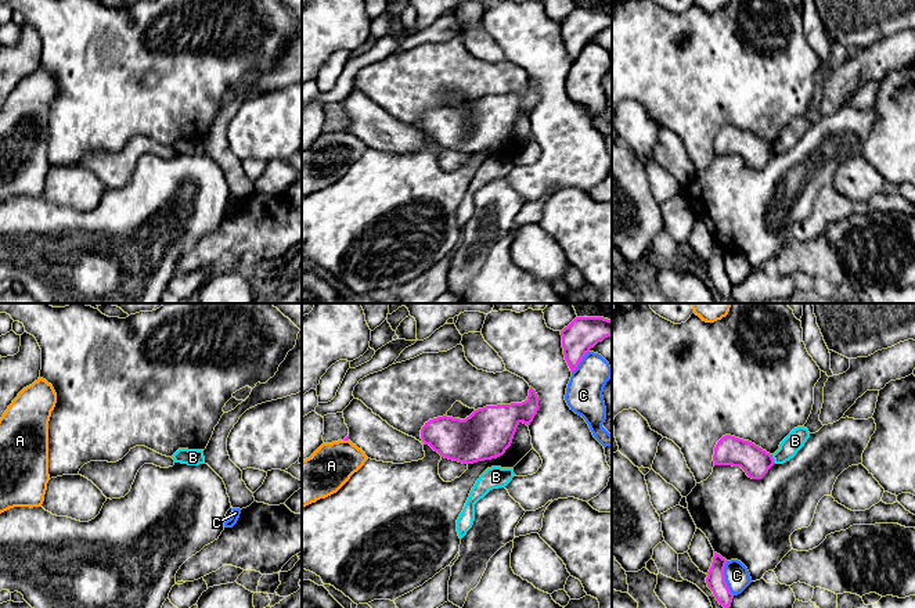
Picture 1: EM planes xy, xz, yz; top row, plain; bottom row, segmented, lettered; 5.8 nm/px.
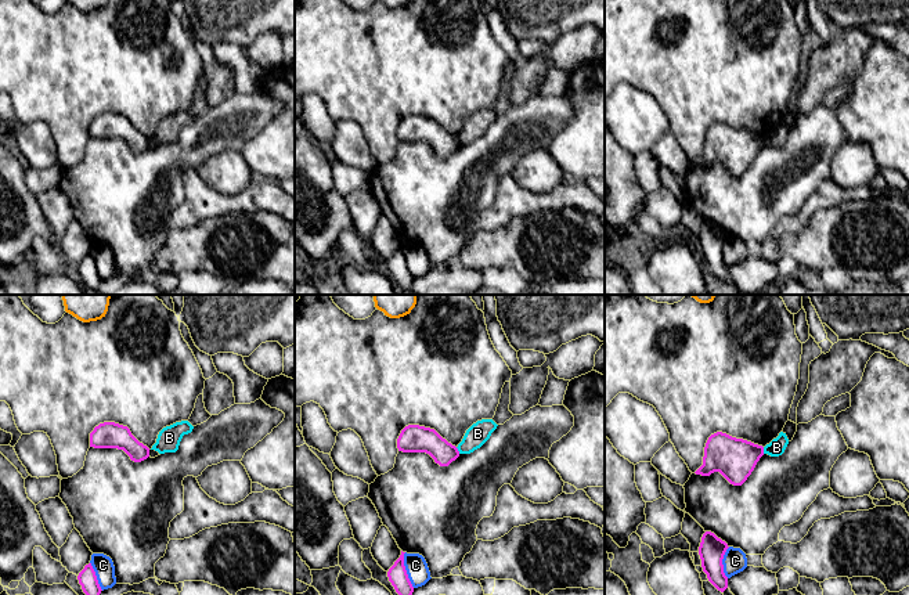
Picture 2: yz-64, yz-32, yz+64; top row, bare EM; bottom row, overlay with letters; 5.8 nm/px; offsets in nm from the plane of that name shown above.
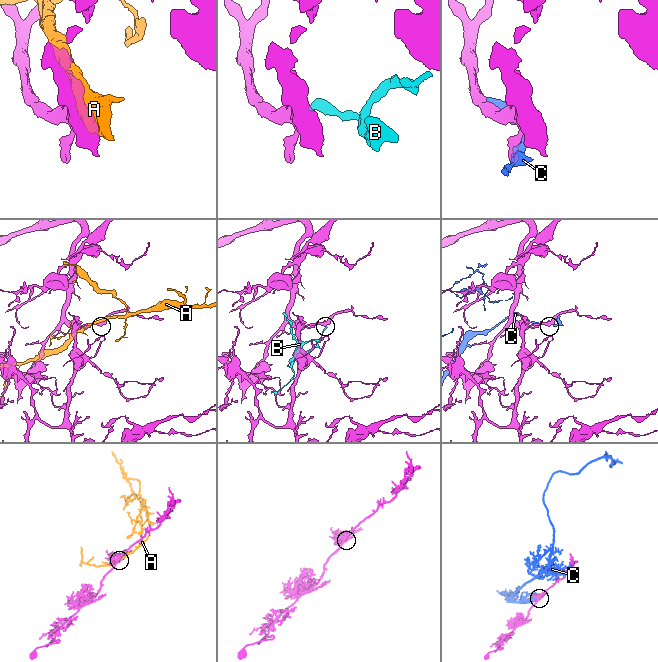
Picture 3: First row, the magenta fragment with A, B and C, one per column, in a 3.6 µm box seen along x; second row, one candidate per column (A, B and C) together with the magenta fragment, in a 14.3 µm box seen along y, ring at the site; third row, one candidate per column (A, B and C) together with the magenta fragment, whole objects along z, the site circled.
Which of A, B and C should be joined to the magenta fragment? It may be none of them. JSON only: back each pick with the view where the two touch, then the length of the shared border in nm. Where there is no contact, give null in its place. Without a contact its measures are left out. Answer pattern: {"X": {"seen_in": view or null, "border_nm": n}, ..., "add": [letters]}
{"add": []}

